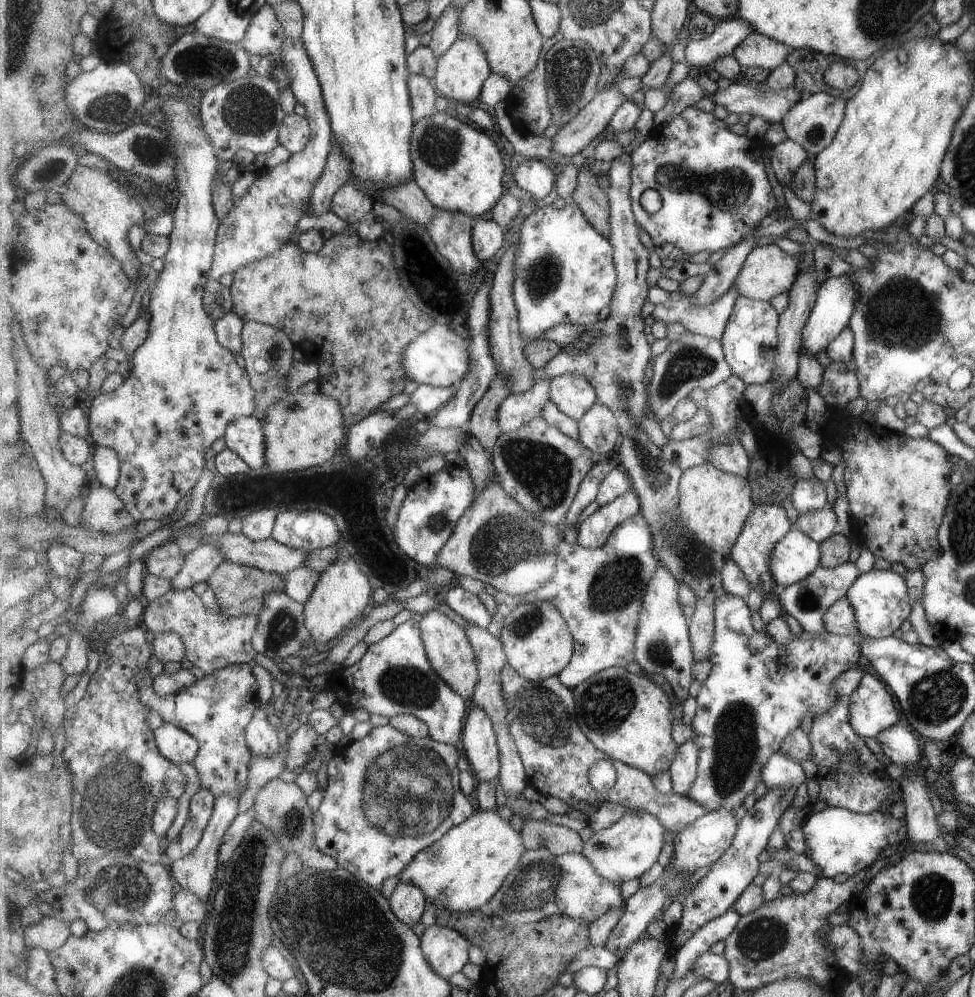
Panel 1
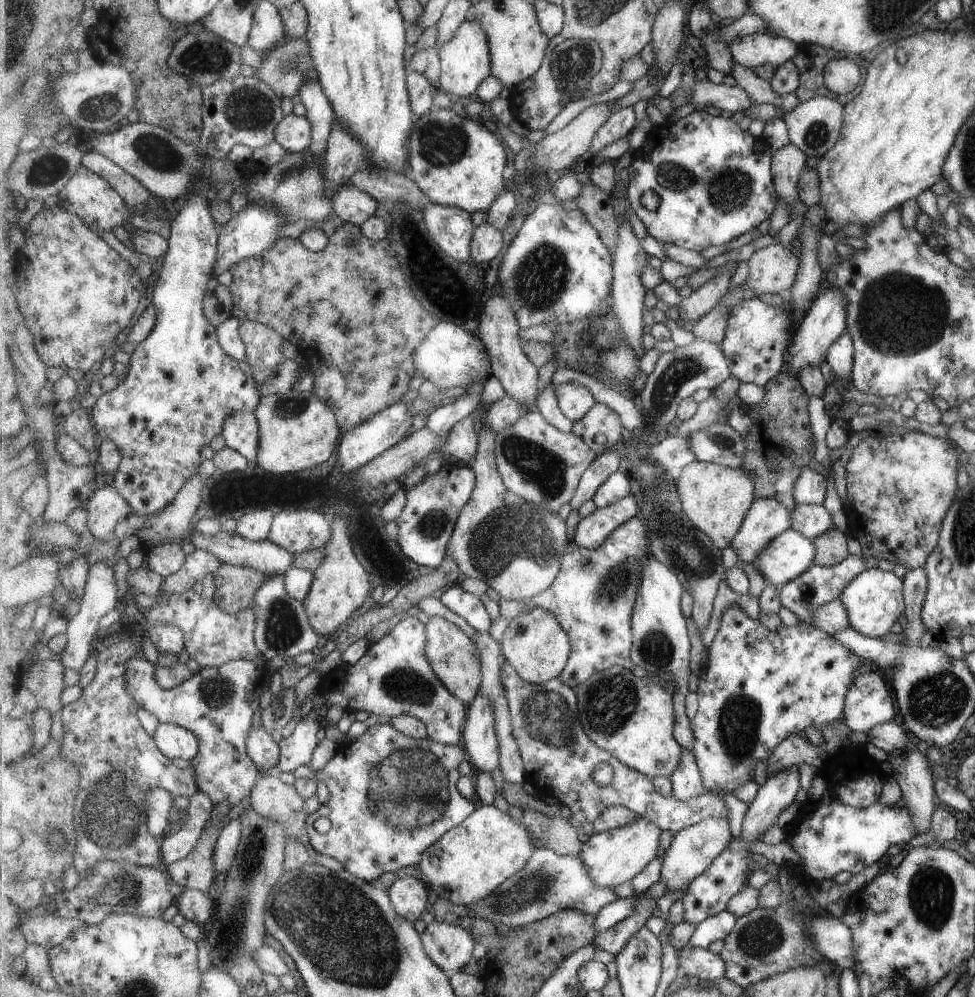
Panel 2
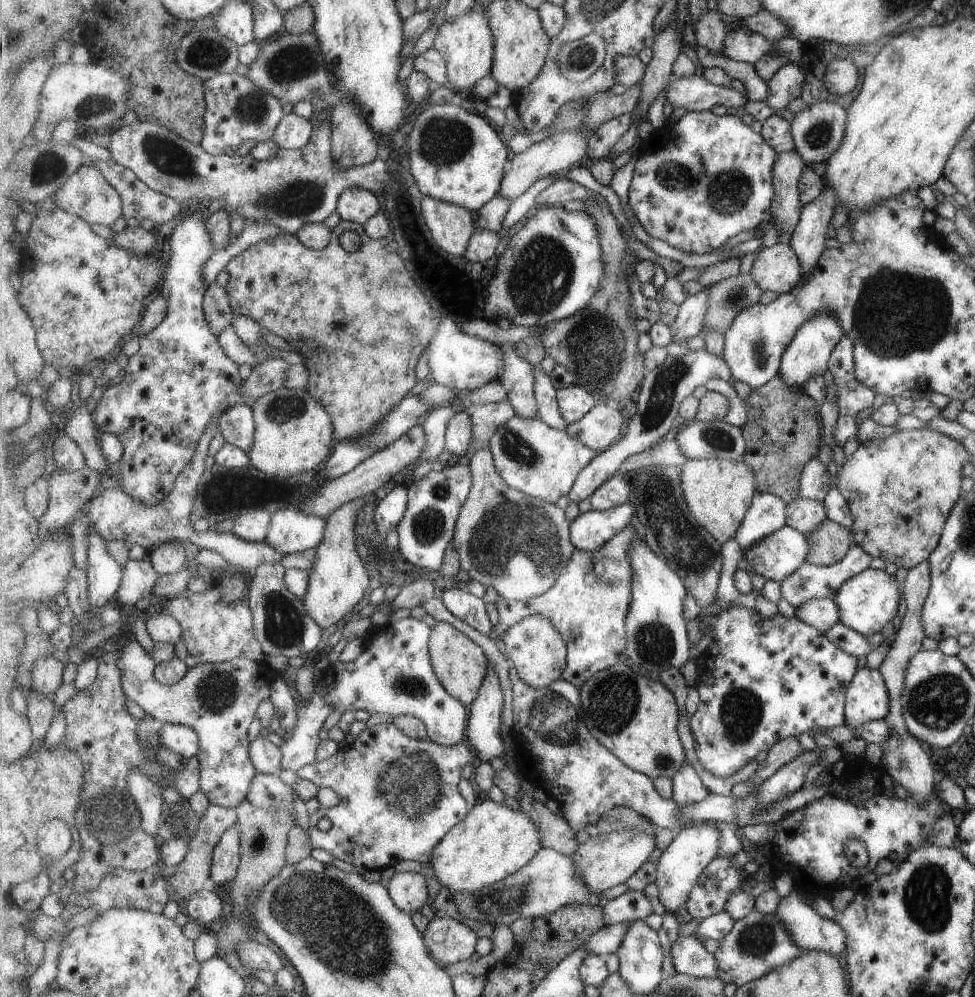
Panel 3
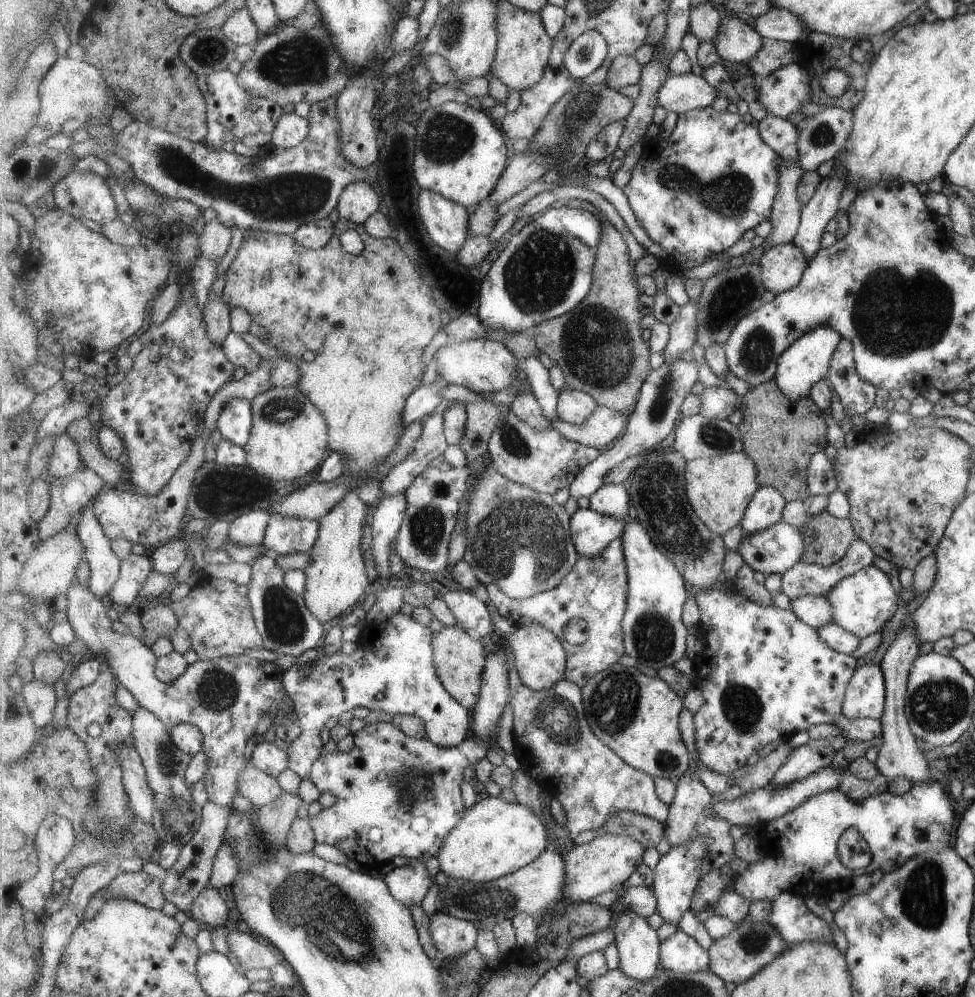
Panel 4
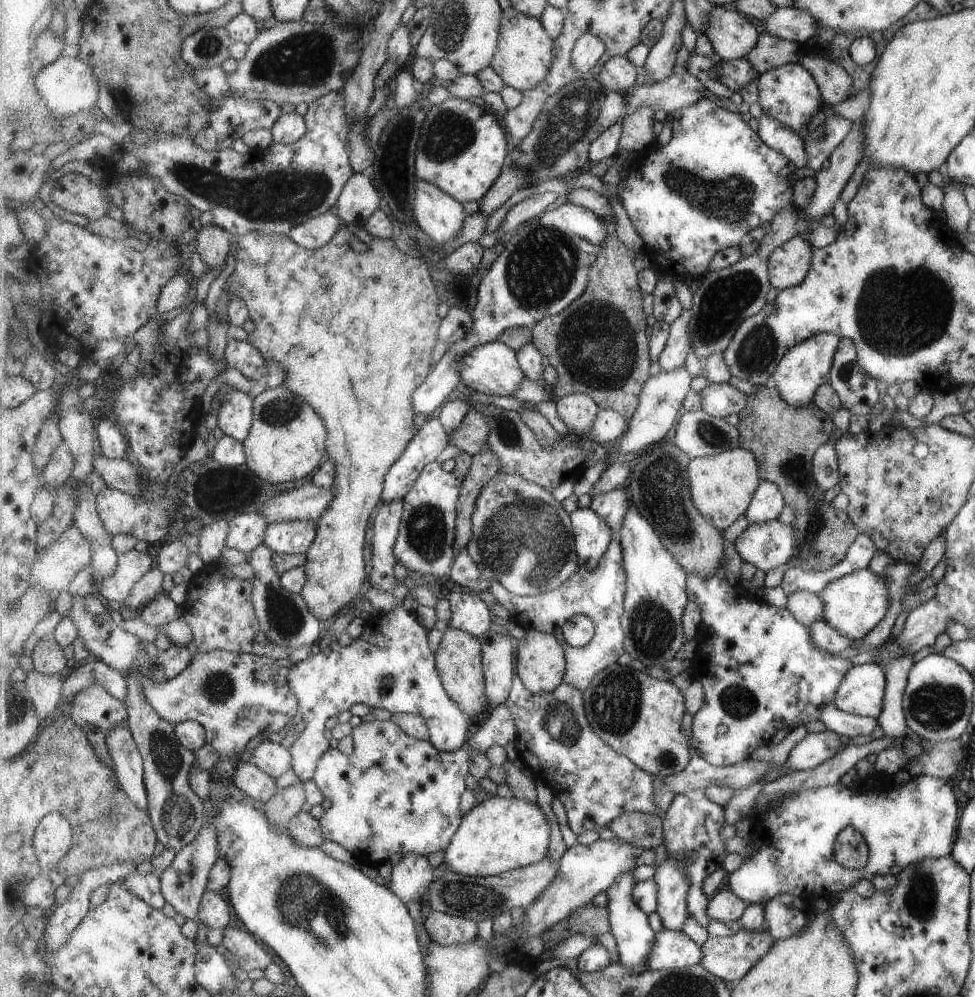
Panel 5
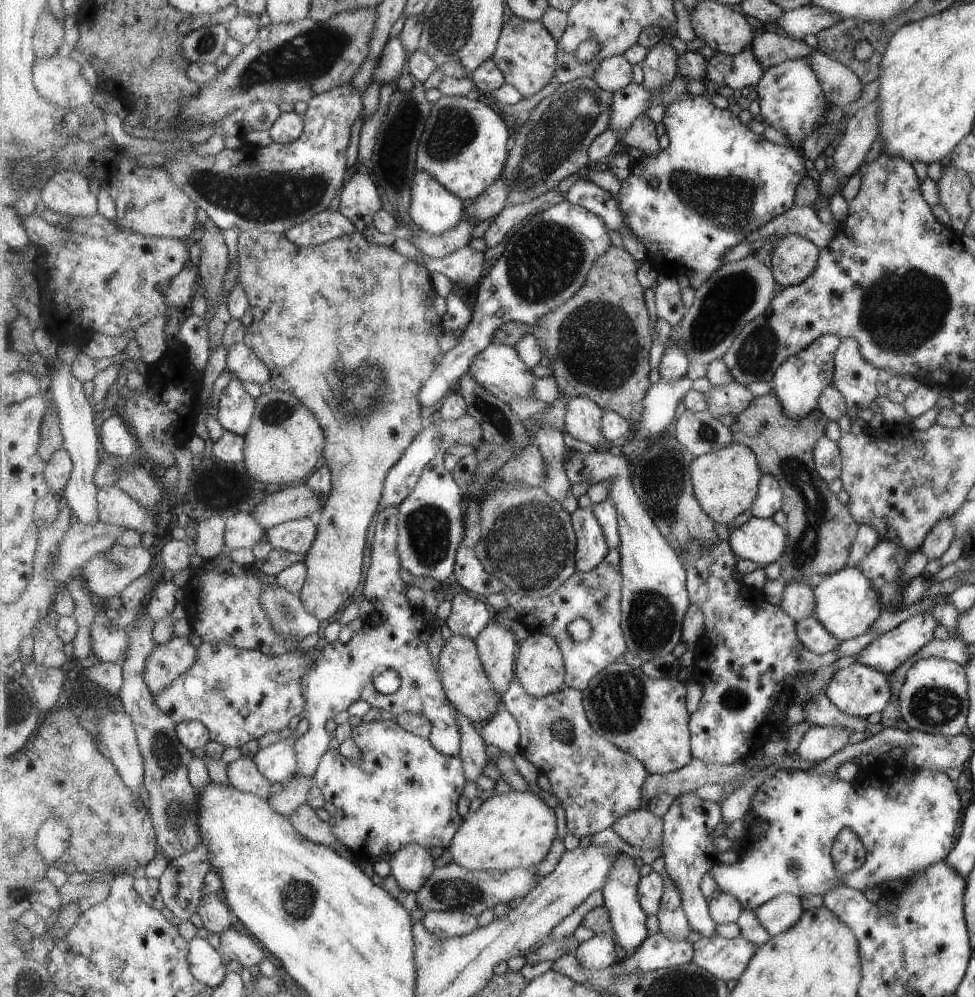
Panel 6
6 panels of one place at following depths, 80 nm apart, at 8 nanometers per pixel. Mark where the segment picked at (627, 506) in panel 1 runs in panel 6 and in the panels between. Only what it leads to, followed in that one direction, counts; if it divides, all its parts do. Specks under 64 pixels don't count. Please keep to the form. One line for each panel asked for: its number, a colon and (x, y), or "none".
2: (592, 531)
3: (590, 531)
4: (592, 531)
5: (594, 536)
6: (593, 545)

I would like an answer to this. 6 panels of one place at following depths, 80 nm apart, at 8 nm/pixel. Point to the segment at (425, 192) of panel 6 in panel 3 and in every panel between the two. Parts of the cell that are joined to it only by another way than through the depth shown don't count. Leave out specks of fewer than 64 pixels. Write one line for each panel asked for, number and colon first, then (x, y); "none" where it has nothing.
3: (452, 226)
4: (447, 221)
5: (441, 215)

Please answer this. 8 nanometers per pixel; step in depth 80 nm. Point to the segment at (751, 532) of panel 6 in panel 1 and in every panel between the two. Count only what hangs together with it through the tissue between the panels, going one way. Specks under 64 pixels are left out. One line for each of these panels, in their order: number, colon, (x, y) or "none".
1: (795, 555)
2: (791, 553)
3: (780, 554)
4: (777, 549)
5: (767, 545)

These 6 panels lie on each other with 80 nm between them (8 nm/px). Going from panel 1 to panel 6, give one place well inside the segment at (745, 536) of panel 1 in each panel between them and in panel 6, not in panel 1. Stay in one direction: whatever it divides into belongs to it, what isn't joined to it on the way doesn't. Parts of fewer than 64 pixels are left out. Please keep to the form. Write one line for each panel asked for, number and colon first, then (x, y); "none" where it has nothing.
2: (768, 518)
3: (768, 513)
4: (767, 508)
5: (768, 502)
6: (770, 499)

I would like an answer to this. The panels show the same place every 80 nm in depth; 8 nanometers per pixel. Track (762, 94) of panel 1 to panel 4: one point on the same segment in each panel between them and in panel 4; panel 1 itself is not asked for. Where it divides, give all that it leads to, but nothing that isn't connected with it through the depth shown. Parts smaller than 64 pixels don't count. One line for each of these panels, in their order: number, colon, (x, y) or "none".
2: (705, 93)
3: (693, 93)
4: (680, 93)

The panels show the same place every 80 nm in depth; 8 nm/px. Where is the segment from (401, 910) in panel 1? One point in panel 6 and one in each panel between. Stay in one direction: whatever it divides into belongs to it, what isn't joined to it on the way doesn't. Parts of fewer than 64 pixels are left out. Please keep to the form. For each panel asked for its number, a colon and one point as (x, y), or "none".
2: (409, 895)
3: (409, 890)
4: (409, 884)
5: (411, 878)
6: (411, 865)

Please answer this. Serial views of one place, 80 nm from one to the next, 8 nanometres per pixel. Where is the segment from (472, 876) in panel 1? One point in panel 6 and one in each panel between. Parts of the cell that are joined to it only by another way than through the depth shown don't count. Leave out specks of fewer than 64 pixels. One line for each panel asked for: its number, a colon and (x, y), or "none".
2: (472, 859)
3: (494, 841)
4: (496, 837)
5: (500, 834)
6: (514, 830)

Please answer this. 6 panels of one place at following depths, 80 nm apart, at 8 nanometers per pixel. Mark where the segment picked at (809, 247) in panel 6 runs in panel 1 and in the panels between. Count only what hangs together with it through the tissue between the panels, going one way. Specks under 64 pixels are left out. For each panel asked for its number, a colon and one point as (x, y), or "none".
1: (768, 271)
2: (773, 269)
3: (778, 268)
4: (783, 265)
5: (789, 264)

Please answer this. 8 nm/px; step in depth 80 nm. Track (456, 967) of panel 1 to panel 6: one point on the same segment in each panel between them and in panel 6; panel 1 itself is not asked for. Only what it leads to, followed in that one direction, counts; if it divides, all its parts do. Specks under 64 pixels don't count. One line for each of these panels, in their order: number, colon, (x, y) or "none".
2: (450, 946)
3: (449, 940)
4: (452, 936)
5: (446, 929)
6: (446, 924)

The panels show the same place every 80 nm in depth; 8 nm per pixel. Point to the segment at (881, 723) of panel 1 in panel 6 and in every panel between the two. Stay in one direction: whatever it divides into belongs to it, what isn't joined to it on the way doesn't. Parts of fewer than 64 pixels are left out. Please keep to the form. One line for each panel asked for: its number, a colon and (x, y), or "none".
2: (868, 702)
3: (866, 699)
4: (863, 696)
5: (860, 692)
6: (857, 690)

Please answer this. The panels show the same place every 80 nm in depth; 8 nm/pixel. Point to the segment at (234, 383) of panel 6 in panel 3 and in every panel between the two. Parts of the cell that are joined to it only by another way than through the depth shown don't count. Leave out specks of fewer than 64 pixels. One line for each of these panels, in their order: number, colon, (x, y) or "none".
3: (238, 423)
4: (236, 420)
5: (235, 417)

